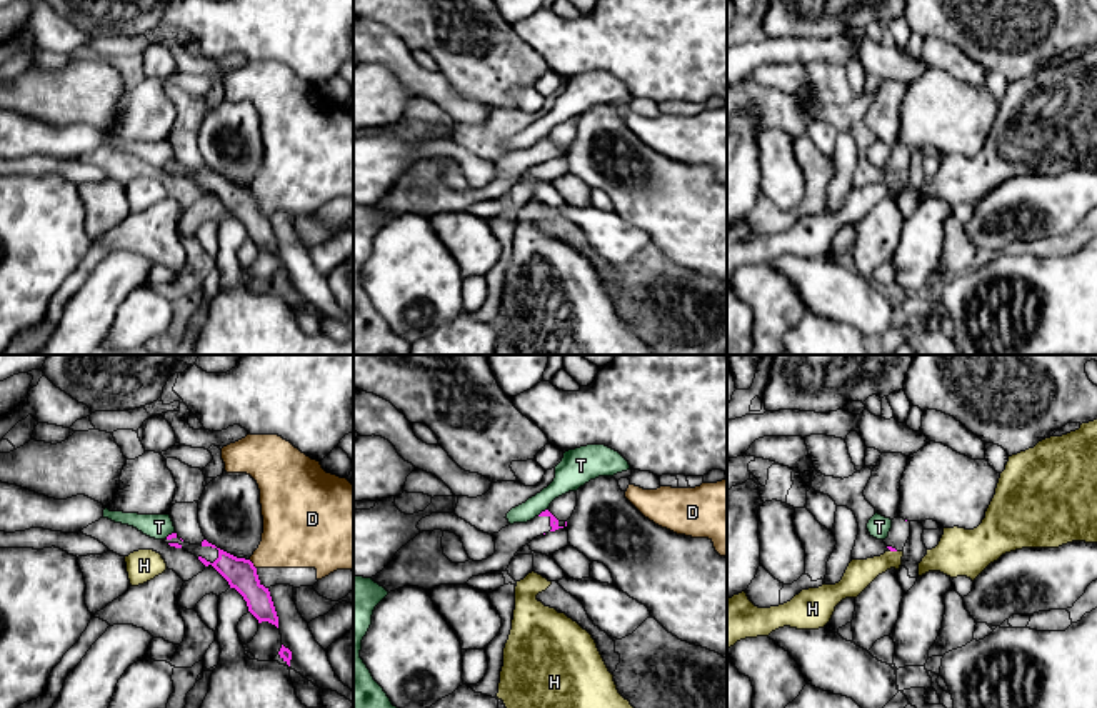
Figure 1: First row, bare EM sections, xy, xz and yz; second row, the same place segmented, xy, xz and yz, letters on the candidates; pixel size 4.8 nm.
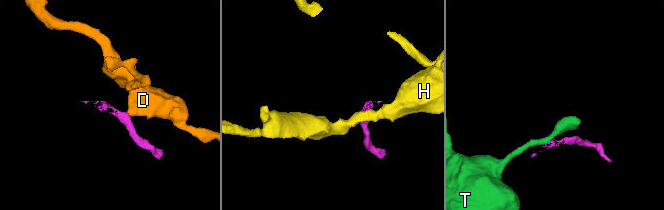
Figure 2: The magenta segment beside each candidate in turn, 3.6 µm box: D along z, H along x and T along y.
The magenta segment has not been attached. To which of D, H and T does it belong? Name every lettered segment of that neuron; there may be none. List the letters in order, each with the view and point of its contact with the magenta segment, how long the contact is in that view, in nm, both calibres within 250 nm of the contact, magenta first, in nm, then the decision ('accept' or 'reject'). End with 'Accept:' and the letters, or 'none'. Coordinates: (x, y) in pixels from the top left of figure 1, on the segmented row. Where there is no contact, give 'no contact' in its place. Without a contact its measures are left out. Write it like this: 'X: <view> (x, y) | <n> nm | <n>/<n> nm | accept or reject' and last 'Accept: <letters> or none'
D: xy (252, 565) | 60 nm | 150/300 nm | reject
H: yz (892, 550) | 40 nm | 20/140 nm | reject
T: xz (542, 512) | 70 nm | 50/160 nm | reject
Accept: none

